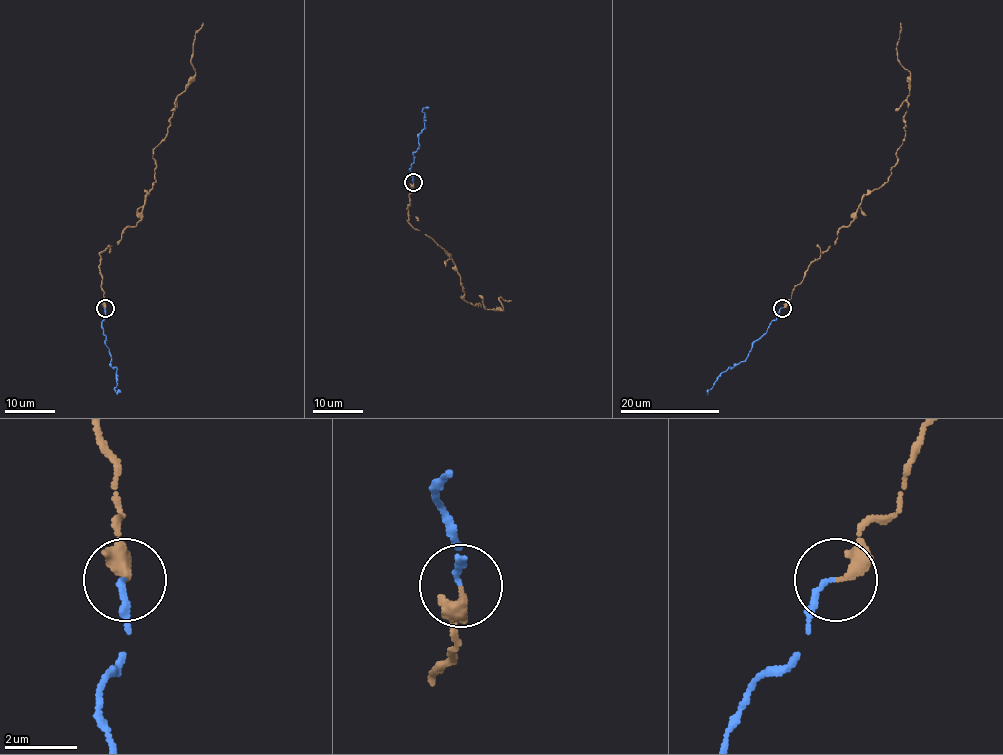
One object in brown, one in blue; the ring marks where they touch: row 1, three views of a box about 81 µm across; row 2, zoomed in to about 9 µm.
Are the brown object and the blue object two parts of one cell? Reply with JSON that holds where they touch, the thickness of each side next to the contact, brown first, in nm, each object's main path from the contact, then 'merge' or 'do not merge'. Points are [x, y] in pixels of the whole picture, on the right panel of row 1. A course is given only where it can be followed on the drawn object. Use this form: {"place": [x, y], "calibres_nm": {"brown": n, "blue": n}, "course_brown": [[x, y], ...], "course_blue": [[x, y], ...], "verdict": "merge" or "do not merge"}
{"place": [782, 308], "calibres_nm": {"brown": 240, "blue": 140}, "course_brown": [[782, 307], [808, 266], [854, 219], [861, 198], [887, 181], [897, 161], [910, 75], [896, 50], [900, 23]], "course_blue": [[782, 307], [753, 343], [748, 356], [727, 368], [707, 389]], "verdict": "merge"}

